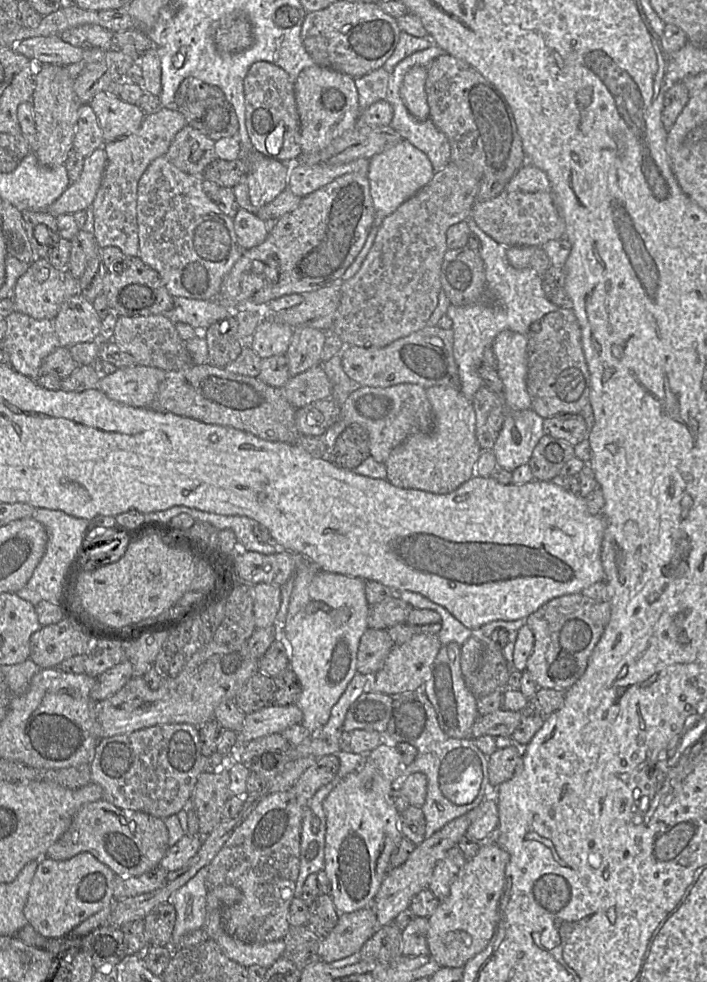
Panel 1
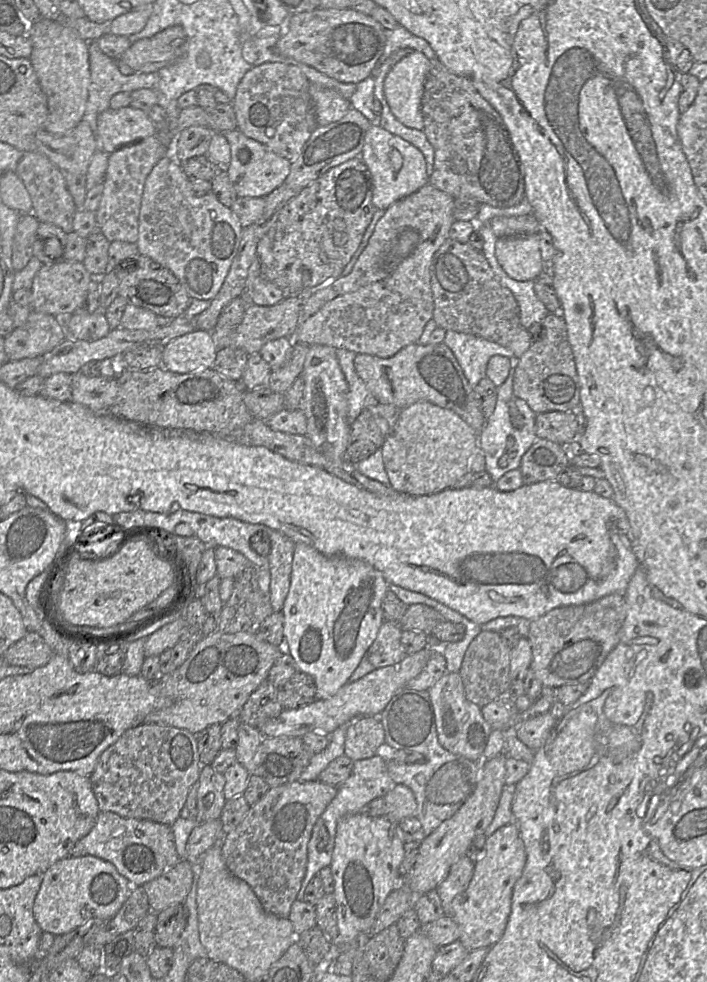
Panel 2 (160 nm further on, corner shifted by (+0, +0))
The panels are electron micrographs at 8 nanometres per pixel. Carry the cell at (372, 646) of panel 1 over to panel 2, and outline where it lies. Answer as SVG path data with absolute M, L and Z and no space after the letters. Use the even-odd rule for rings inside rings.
M384 620L376 639L366 653L375 668L398 663L406 655L401 644L402 631L398 624Z

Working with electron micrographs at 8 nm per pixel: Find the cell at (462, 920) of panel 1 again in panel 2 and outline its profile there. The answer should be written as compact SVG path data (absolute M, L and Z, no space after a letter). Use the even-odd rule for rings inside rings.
M515 822L486 837L484 852L474 864L469 886L452 903L451 918L459 928L458 941L469 952L490 948L502 937L511 913L514 886L521 877L525 864L525 847Z

